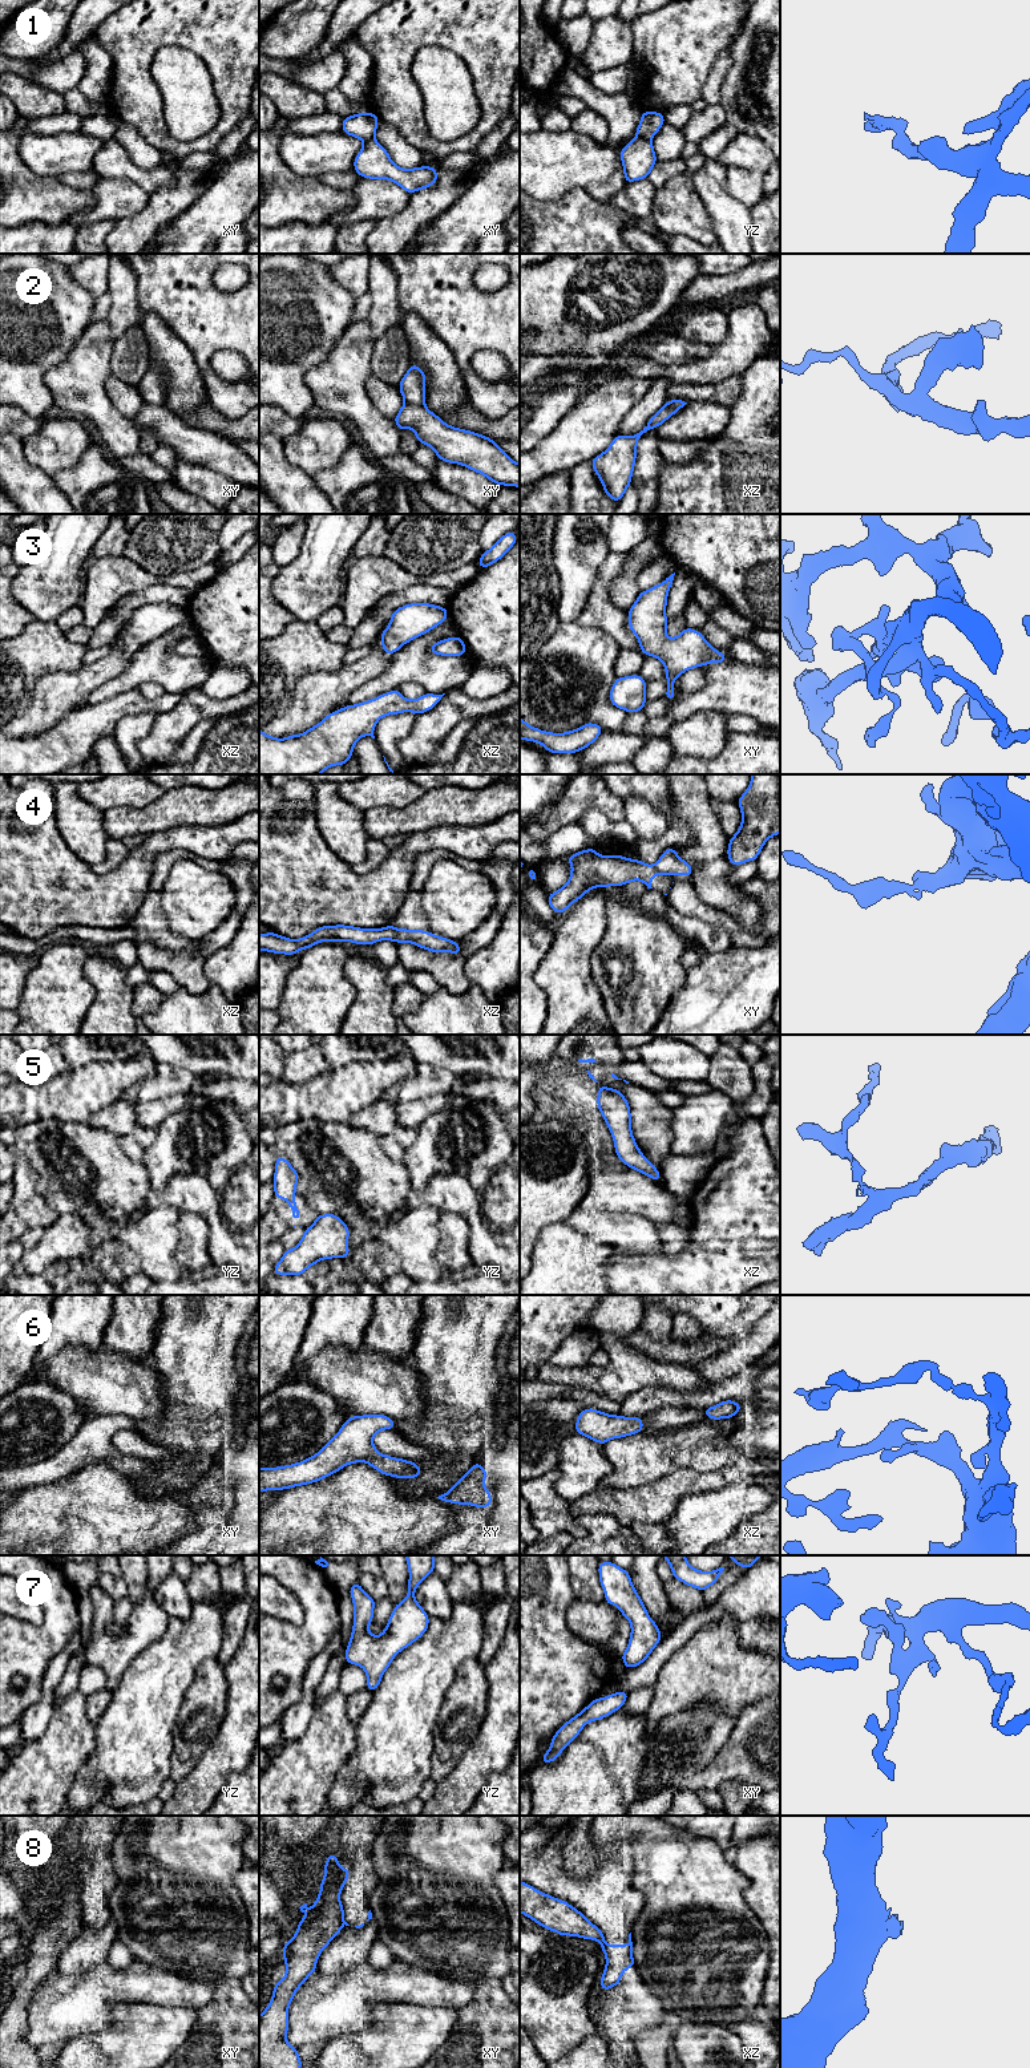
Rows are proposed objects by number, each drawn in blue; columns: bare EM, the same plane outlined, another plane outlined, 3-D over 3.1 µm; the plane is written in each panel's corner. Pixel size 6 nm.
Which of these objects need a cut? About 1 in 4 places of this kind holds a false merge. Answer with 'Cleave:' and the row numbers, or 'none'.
Cleave: 1, 2, 4, 5, 8

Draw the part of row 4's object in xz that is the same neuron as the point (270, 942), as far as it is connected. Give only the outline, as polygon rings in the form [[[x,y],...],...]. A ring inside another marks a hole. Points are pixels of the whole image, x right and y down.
[[[392,924],[383,928],[360,928],[354,926],[320,926],[300,939],[288,939],[275,932],[259,934],[259,951],[295,955],[300,950],[311,948],[319,942],[352,942],[371,946],[380,940],[396,939],[396,927]]]

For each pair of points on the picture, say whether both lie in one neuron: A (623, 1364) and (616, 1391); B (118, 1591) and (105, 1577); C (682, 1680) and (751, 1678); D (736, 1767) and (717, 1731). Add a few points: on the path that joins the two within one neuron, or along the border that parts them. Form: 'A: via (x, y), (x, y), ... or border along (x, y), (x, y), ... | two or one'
A: via (623, 1371), (616, 1384) | one
B: via (116, 1587), (109, 1581) | one
C: via (699, 1678), (734, 1678) | one
D: border along (736, 1720), (727, 1741), (705, 1767) | two

